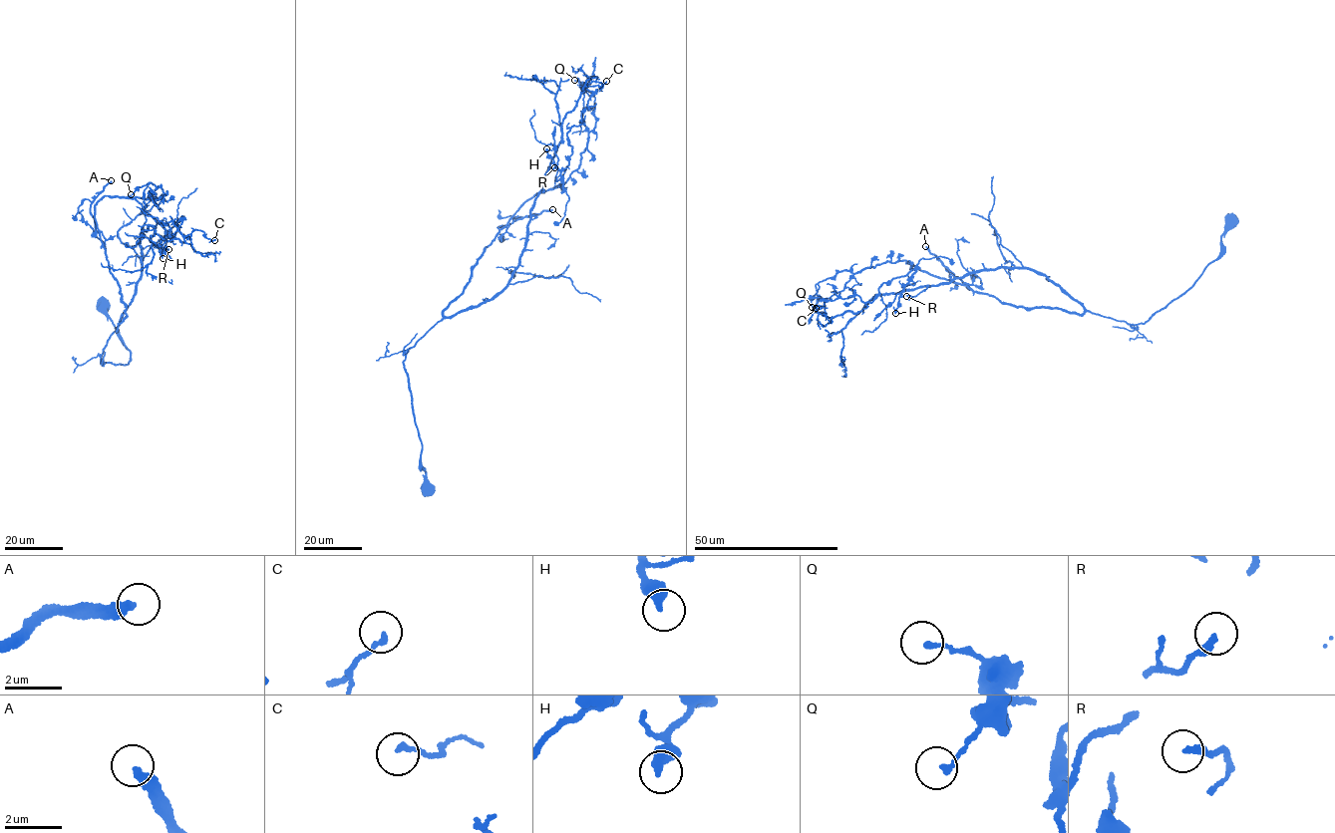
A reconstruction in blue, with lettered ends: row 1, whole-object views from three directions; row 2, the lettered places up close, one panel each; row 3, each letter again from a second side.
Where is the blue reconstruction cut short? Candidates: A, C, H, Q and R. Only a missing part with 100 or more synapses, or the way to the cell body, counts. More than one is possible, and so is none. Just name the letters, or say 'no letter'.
A

